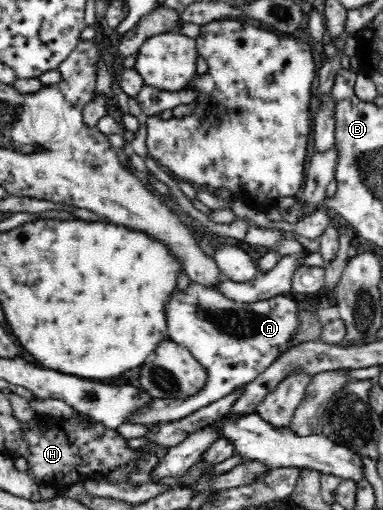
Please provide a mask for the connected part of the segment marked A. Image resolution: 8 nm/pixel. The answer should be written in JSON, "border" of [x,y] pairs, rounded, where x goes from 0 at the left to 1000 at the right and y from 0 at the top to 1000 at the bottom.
{"border":[[[496,551],[486,567],[449,567],[444,584],[431,592],[431,625],[439,661],[465,671],[533,720],[538,749],[501,776],[486,782],[402,782],[371,808],[339,816],[334,827],[402,837],[418,825],[454,827],[507,812],[554,788],[603,771],[619,757],[648,753],[676,739],[715,708],[734,686],[752,686],[760,651],[778,635],[773,616],[781,606],[757,578],[715,578],[674,592],[621,592],[585,580],[569,567]]]}

